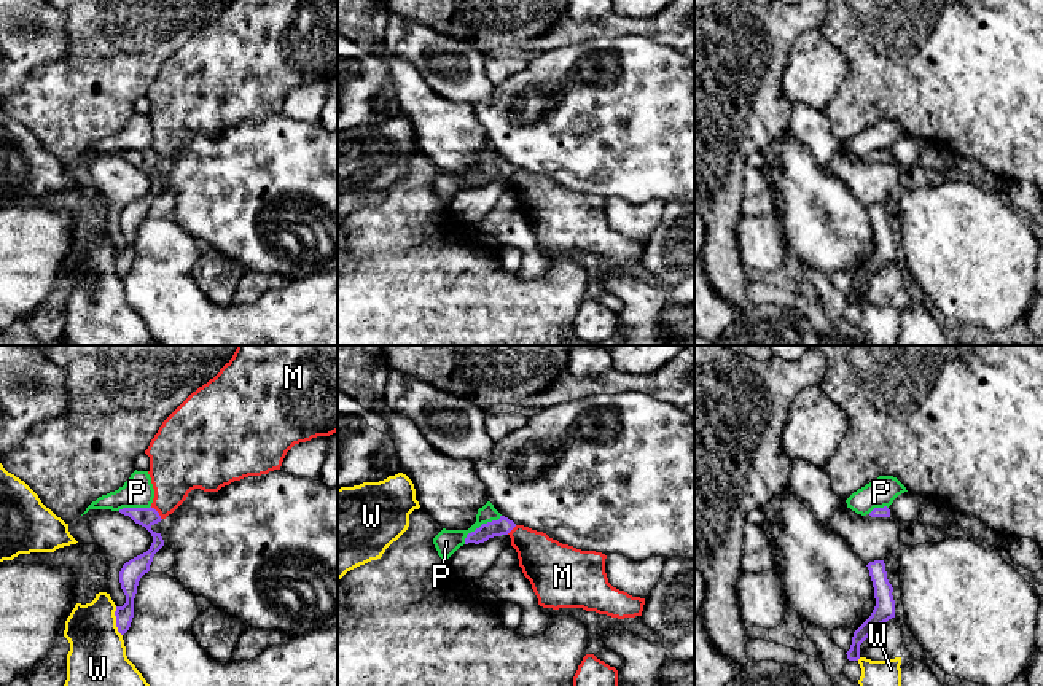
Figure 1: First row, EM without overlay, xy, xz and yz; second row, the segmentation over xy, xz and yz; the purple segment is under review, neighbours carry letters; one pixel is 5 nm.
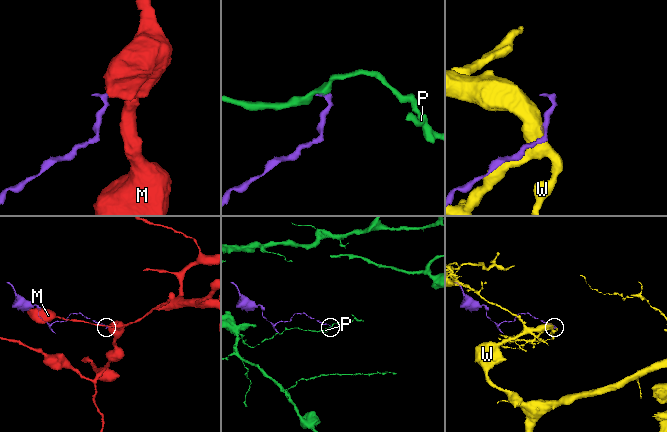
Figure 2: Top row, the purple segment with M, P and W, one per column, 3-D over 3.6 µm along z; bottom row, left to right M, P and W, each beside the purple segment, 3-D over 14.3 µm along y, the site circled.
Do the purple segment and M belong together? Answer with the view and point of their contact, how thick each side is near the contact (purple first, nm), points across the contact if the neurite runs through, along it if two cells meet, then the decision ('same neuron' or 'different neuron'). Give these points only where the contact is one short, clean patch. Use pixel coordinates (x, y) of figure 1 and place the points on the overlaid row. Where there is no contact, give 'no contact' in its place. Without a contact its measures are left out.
xy (158, 513) | 100/280 nm | along xy (150, 506), (161, 519) | different neuron

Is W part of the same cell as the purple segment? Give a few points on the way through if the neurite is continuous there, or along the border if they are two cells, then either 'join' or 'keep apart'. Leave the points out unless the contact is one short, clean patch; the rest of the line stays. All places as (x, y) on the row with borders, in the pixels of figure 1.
border along xy (115, 607), (115, 626), (121, 635); keep apart

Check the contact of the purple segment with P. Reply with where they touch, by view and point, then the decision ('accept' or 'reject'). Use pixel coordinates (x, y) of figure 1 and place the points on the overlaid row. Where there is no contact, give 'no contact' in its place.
contact xz (481, 526); reject

